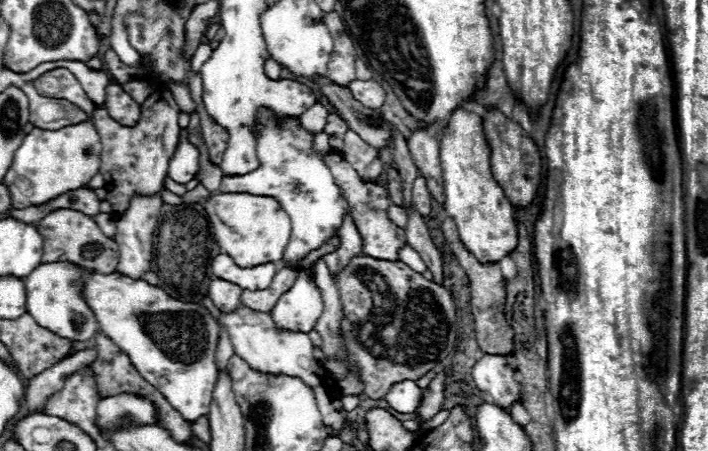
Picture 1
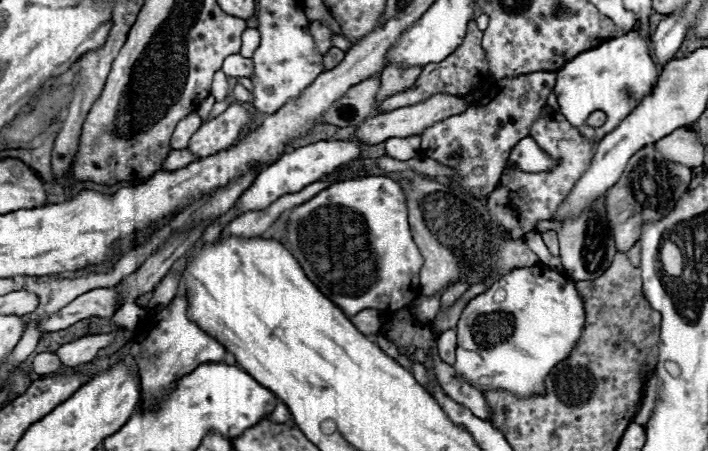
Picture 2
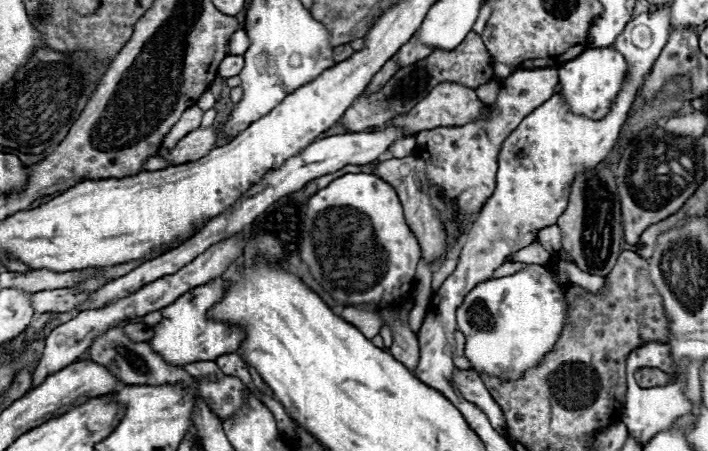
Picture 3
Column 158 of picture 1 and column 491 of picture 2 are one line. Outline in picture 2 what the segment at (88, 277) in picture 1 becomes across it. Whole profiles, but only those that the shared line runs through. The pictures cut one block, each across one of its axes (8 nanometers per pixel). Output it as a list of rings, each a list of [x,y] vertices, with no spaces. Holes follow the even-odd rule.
[[[542,264],[532,268],[516,268],[508,276],[500,278],[494,286],[490,286],[484,294],[472,298],[466,304],[456,326],[458,348],[454,370],[464,382],[468,382],[480,392],[504,390],[514,394],[516,398],[530,398],[536,394],[544,394],[546,376],[558,362],[566,360],[572,354],[576,342],[582,336],[584,322],[586,322],[584,300],[576,290],[574,280],[554,270],[548,270],[548,266]]]

